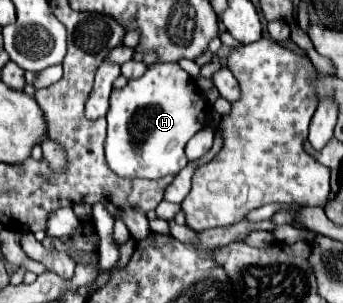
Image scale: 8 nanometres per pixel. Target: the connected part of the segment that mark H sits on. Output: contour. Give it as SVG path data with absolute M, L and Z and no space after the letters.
M155 63L149 65L145 75L129 81L123 89L113 89L111 107L107 113L107 141L105 155L109 167L121 177L145 177L159 179L165 175L177 175L185 165L185 145L187 141L205 127L209 107L199 87L193 83L191 75L179 67L179 63Z

